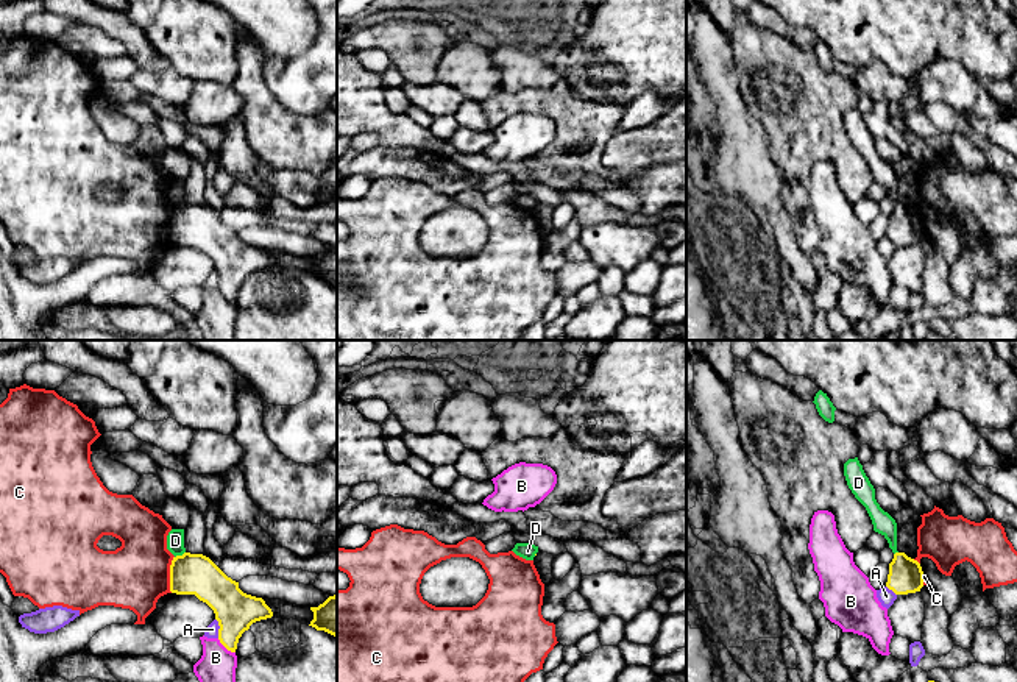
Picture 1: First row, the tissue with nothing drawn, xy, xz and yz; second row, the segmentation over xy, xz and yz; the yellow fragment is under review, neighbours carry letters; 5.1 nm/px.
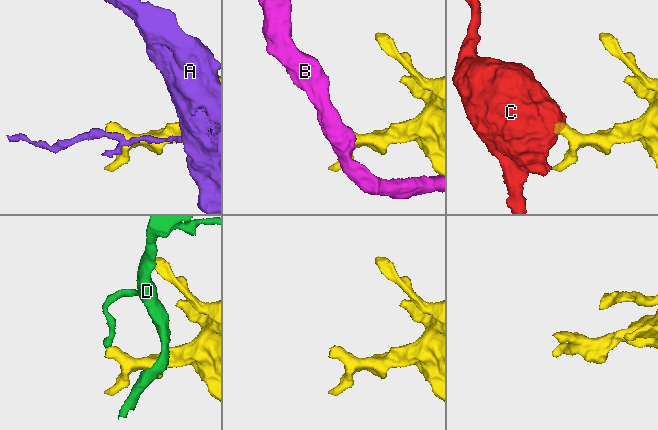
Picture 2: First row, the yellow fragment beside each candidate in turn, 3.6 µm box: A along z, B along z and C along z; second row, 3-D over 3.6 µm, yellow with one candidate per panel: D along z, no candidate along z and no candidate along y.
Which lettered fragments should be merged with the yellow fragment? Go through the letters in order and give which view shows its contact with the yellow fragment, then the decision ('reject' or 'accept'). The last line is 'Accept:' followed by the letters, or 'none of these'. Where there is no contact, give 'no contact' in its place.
A: xy | reject
B: xy | reject
C: xy | reject
D: xy | reject
Accept: none of these

